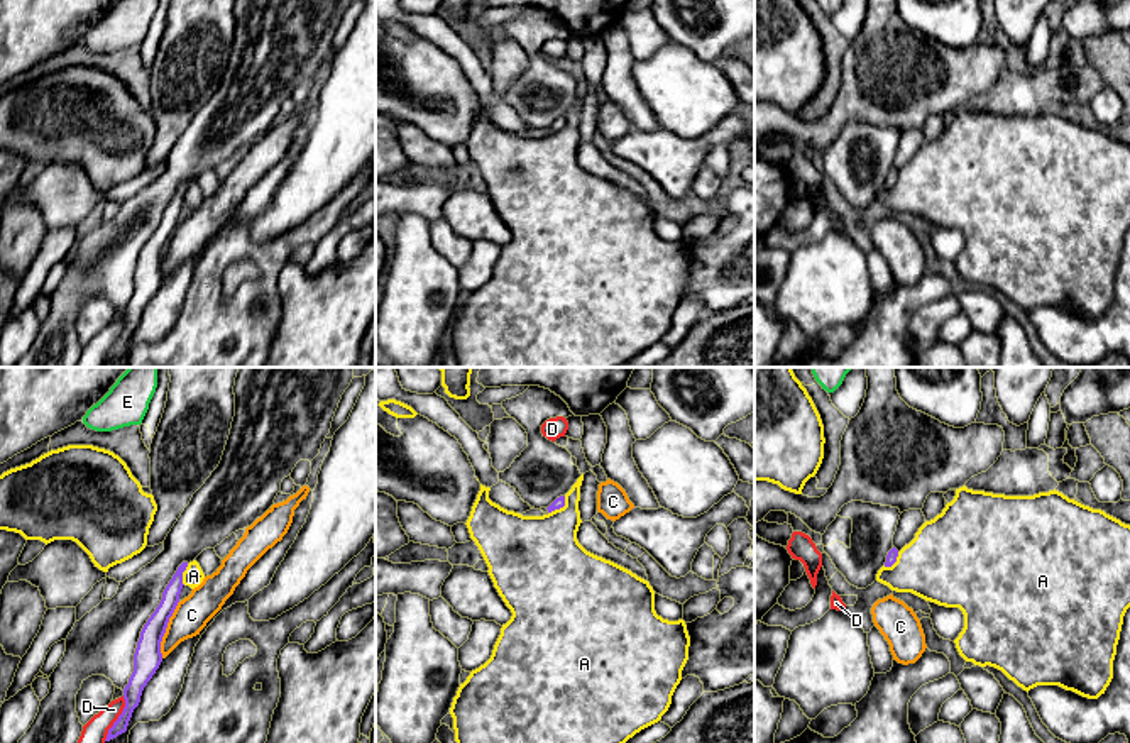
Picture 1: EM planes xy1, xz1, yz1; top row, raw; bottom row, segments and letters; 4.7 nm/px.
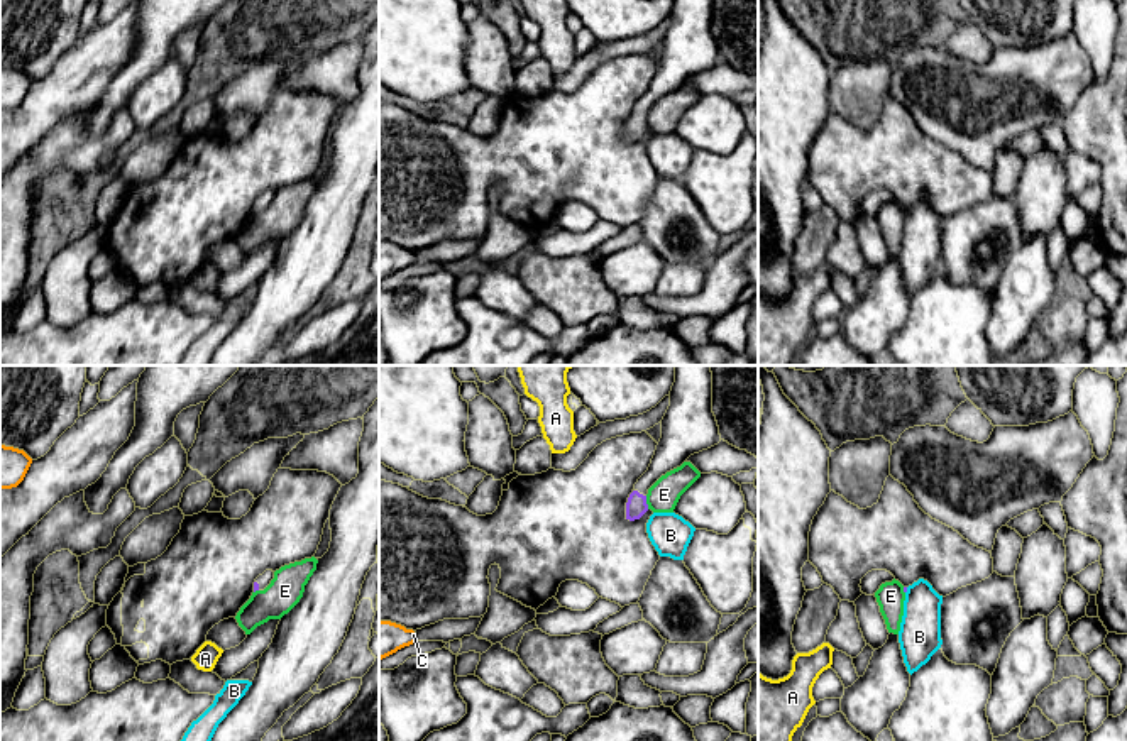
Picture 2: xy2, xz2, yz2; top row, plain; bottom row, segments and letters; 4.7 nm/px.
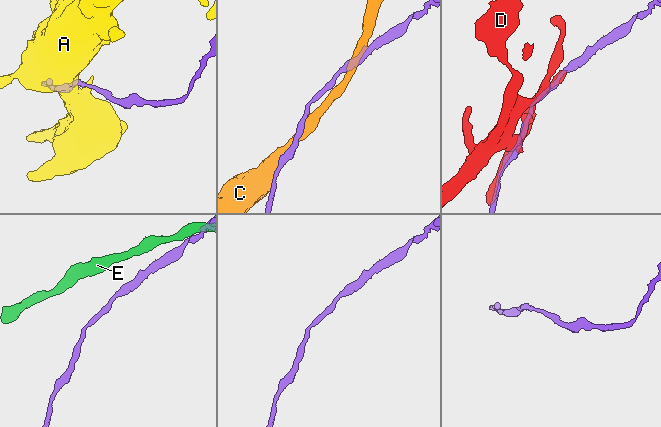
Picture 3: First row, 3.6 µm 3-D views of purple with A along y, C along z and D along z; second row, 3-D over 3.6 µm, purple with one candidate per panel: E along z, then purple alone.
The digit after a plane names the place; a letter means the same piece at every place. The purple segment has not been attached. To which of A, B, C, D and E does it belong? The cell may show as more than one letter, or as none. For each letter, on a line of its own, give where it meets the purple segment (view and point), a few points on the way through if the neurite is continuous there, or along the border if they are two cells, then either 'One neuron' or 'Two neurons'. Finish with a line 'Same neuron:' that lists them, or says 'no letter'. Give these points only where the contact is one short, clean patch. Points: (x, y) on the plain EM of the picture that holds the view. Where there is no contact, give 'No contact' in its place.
A: Touches purple at xz1 (560, 127). Boundary: xz1 (565, 117), (565, 124), (548, 134). Two neurons
B: Touches purple at yz2 (906, 212). Boundary: yz2 (907, 208), (906, 214). Two neurons
C: Touches purple at xy1 (164, 251). Two neurons
D: Touches purple at xy1 (119, 339). Two neurons
E: Touches purple at xz2 (645, 124). Two neurons
Same neuron: no letter

